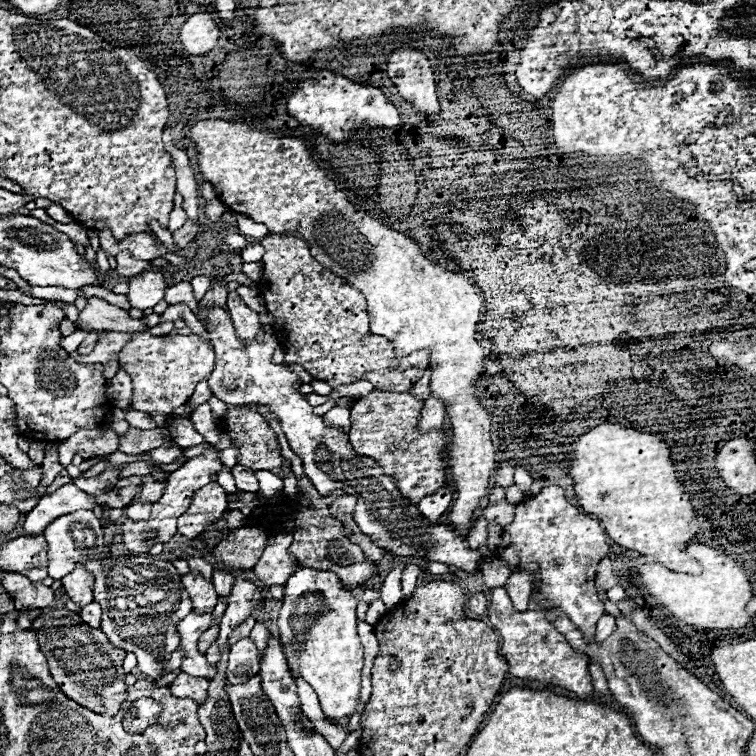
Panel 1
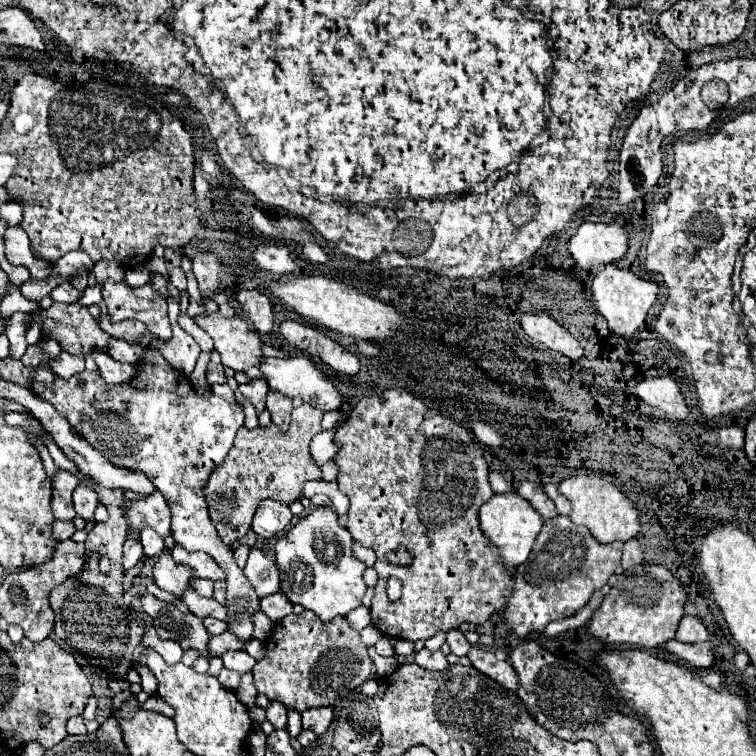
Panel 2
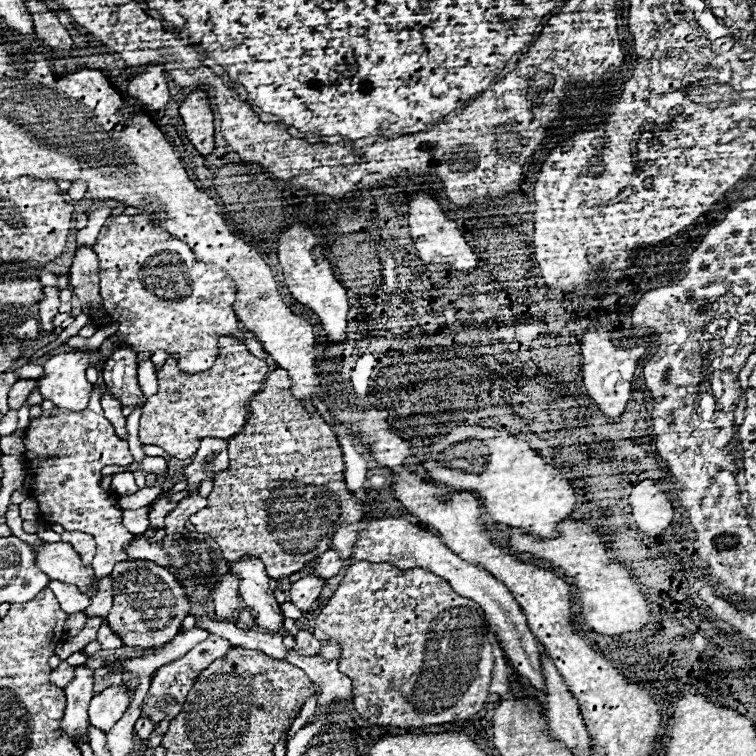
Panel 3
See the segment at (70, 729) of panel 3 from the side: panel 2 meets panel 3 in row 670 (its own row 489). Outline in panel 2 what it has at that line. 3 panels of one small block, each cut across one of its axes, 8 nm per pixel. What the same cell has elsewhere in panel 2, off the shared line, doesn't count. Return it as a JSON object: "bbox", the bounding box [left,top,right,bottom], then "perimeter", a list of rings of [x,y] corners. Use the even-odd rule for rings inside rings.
{"bbox":[72,484,98,520],"perimeter":[[[80,484],[80,486],[74,490],[72,504],[74,504],[74,510],[76,510],[76,514],[78,514],[80,518],[92,520],[92,518],[94,518],[94,508],[96,508],[96,504],[98,504],[98,496],[96,496],[96,492],[94,492],[92,488]]]}

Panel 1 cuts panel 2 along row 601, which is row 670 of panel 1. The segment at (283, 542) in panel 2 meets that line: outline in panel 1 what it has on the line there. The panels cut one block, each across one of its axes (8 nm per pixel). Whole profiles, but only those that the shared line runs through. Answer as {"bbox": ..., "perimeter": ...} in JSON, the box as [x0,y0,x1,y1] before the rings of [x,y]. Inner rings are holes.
{"bbox":[278,568,364,724],"perimeter":[[[296,568],[290,580],[284,584],[284,598],[282,598],[282,608],[278,616],[282,652],[286,656],[292,676],[306,680],[316,690],[320,698],[320,706],[332,724],[338,724],[340,720],[350,718],[360,704],[360,674],[362,674],[364,650],[356,634],[356,622],[358,622],[356,604],[358,604],[358,598],[354,598],[352,592],[348,592],[344,584],[340,584],[334,572],[324,572],[314,568]]]}

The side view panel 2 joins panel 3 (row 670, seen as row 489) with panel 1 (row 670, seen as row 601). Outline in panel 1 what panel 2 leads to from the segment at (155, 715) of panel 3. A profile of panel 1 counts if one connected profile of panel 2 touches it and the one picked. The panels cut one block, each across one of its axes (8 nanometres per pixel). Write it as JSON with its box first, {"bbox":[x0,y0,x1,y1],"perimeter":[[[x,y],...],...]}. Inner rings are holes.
{"bbox":[226,638,260,684],"perimeter":[[[242,638],[230,648],[230,658],[228,658],[228,670],[226,678],[230,684],[240,684],[250,680],[250,676],[256,676],[260,670],[258,662],[258,652],[256,646],[250,638]]]}

